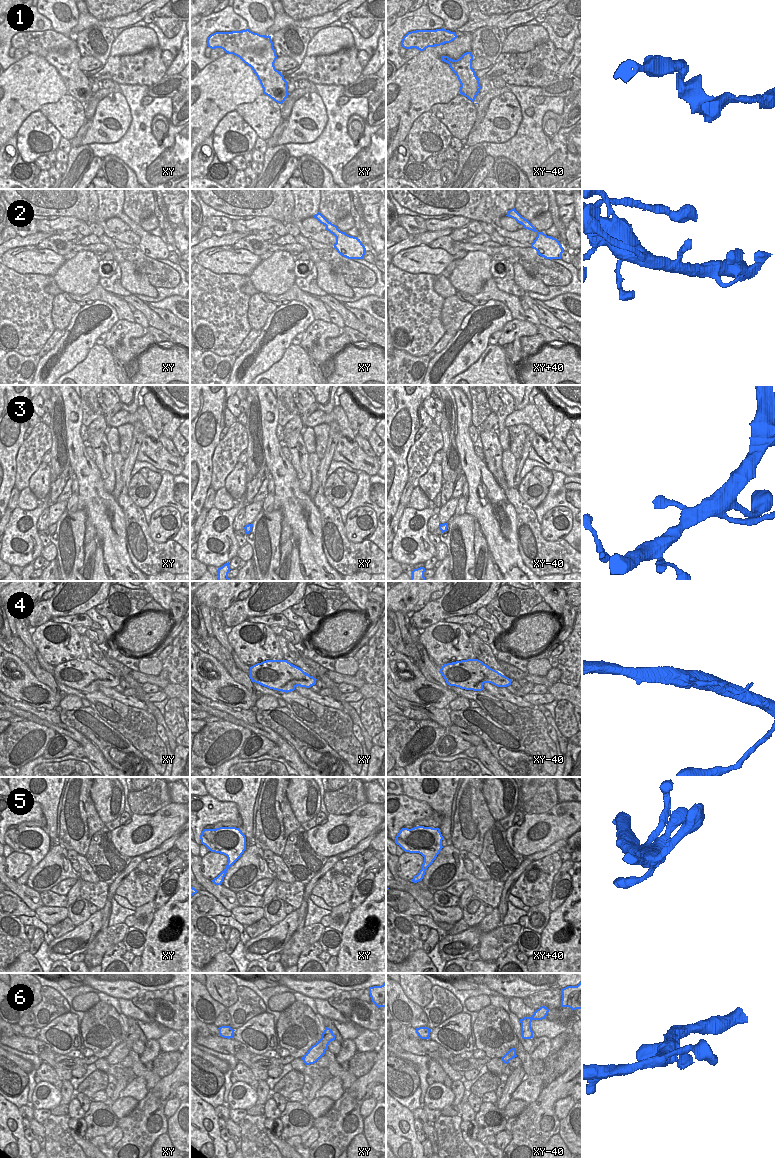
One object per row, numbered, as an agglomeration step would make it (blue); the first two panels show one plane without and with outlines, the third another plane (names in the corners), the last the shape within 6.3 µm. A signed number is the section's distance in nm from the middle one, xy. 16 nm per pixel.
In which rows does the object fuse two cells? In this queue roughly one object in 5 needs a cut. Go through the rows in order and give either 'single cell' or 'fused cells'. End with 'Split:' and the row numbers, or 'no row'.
1: single cell
2: single cell
3: single cell
4: fused cells
5: single cell
6: single cell
Split: 4

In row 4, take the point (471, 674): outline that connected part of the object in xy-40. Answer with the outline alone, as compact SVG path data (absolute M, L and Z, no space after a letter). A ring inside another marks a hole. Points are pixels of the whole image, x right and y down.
M467 659L444 664L441 666L440 673L449 686L465 690L482 691L485 683L504 687L497 684L499 679L504 681L504 675L478 659Z

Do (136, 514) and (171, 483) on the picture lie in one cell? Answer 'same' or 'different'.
different

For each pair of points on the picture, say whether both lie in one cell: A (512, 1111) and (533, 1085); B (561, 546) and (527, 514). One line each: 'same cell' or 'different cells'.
A: different cells
B: same cell

